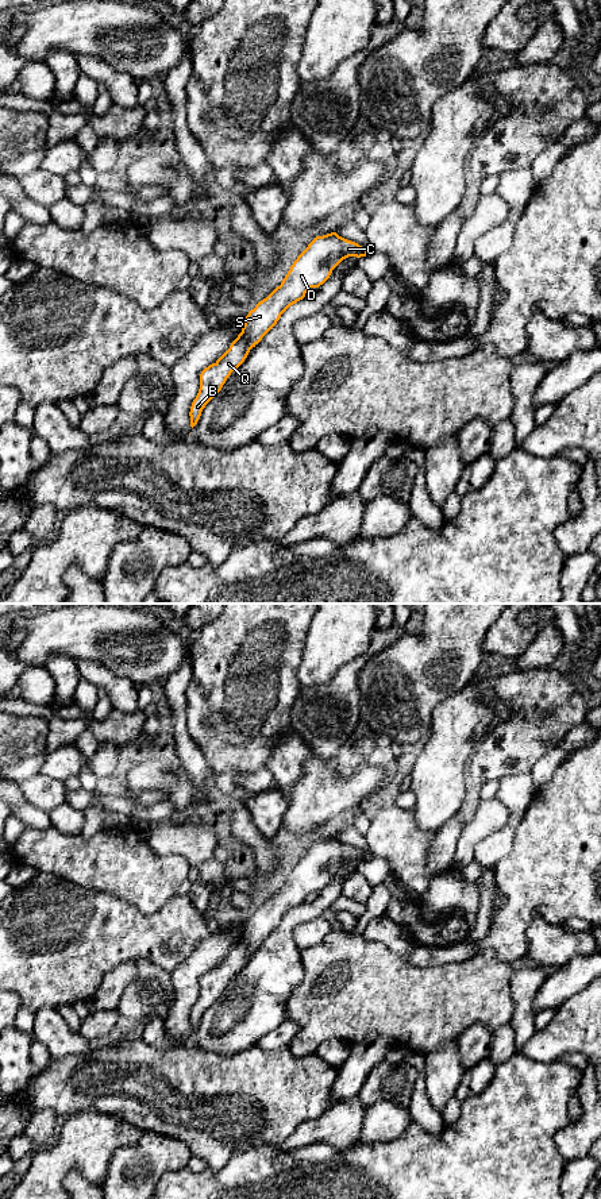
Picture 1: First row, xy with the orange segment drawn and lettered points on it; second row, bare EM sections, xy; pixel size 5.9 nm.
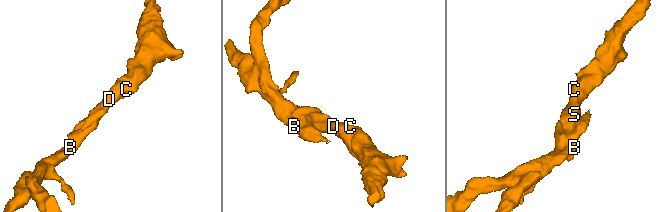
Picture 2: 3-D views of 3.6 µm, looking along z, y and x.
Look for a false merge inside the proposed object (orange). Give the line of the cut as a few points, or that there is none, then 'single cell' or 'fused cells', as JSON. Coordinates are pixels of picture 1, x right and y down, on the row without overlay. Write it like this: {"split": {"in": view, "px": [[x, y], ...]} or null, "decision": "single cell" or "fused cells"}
{"split": {"in": "xy", "px": [[241, 937], [249, 956]]}, "decision": "fused cells"}

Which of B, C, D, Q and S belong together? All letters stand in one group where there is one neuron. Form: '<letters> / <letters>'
B Q / C D S

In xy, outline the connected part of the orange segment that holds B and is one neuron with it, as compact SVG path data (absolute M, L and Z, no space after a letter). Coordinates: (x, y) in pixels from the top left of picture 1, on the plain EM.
M240 937L230 953L201 976L200 994L189 1017L192 1033L197 1029L205 1010L221 995L227 983L244 967L247 960L247 947Z

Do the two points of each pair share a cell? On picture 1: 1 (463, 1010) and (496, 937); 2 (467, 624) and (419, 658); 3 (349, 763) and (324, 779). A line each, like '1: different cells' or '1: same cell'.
1: different cells
2: same cell
3: different cells

